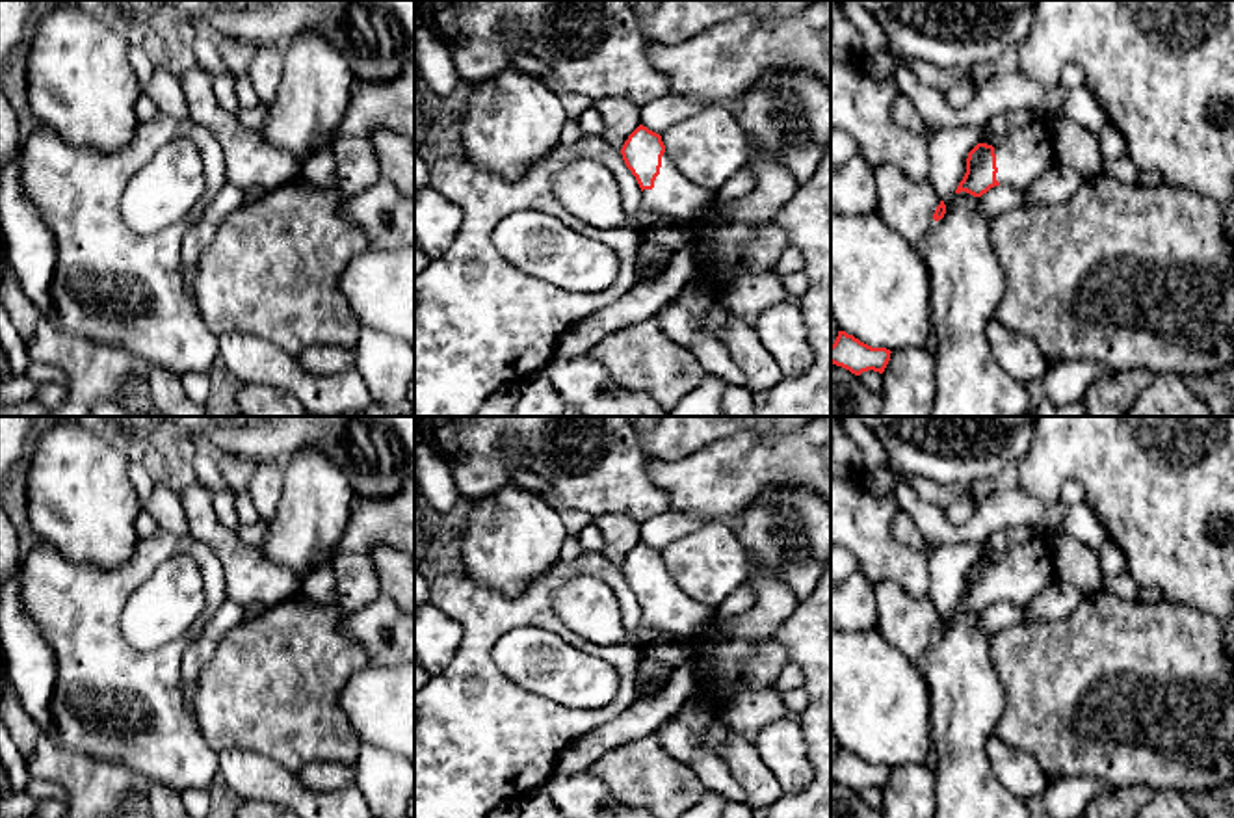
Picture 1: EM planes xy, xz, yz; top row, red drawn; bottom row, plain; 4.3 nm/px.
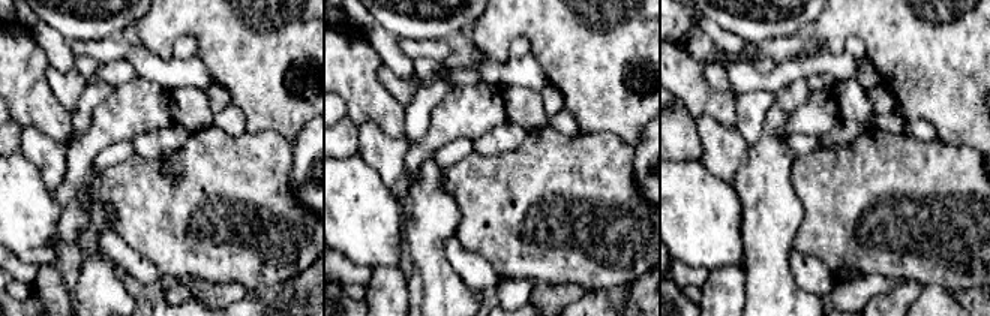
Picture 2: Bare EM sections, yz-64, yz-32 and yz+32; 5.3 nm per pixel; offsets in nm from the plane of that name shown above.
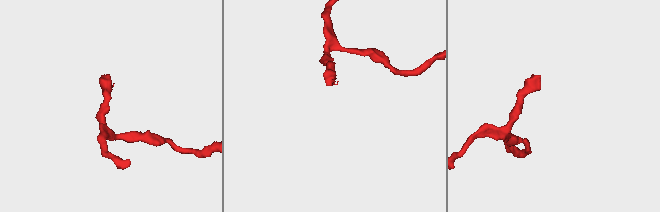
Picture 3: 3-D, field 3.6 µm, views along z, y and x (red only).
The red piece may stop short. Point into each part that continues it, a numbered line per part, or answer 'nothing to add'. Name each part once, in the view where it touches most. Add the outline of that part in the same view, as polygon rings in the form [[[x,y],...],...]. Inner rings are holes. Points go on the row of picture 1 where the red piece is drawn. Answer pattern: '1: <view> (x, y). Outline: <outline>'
1: xz (586, 188). Outline: [[[665,152],[654,188],[641,191],[641,206],[634,218],[624,212],[619,184],[600,162],[584,158],[567,162],[552,175],[552,188],[572,216],[597,229],[636,223],[643,231],[656,216],[689,223],[717,201],[717,191],[682,177]]]

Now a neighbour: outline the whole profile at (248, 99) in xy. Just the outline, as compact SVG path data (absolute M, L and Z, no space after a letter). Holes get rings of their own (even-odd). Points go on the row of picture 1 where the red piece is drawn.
M247 74L236 78L236 99L240 110L255 110L262 104Z

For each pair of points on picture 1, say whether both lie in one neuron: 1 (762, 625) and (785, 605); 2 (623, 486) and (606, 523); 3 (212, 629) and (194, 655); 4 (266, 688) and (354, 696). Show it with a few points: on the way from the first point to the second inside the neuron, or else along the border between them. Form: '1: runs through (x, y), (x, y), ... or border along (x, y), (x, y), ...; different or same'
1: runs through (768, 620), (779, 608); same
2: border along (593, 517), (621, 514), (640, 523); different
3: runs through (210, 634), (199, 649); same
4: border along (368, 662), (339, 694), (339, 707), (354, 735); different

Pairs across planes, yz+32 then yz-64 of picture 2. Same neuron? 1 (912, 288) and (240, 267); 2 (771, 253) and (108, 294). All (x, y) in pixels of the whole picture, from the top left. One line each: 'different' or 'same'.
1: different
2: same

